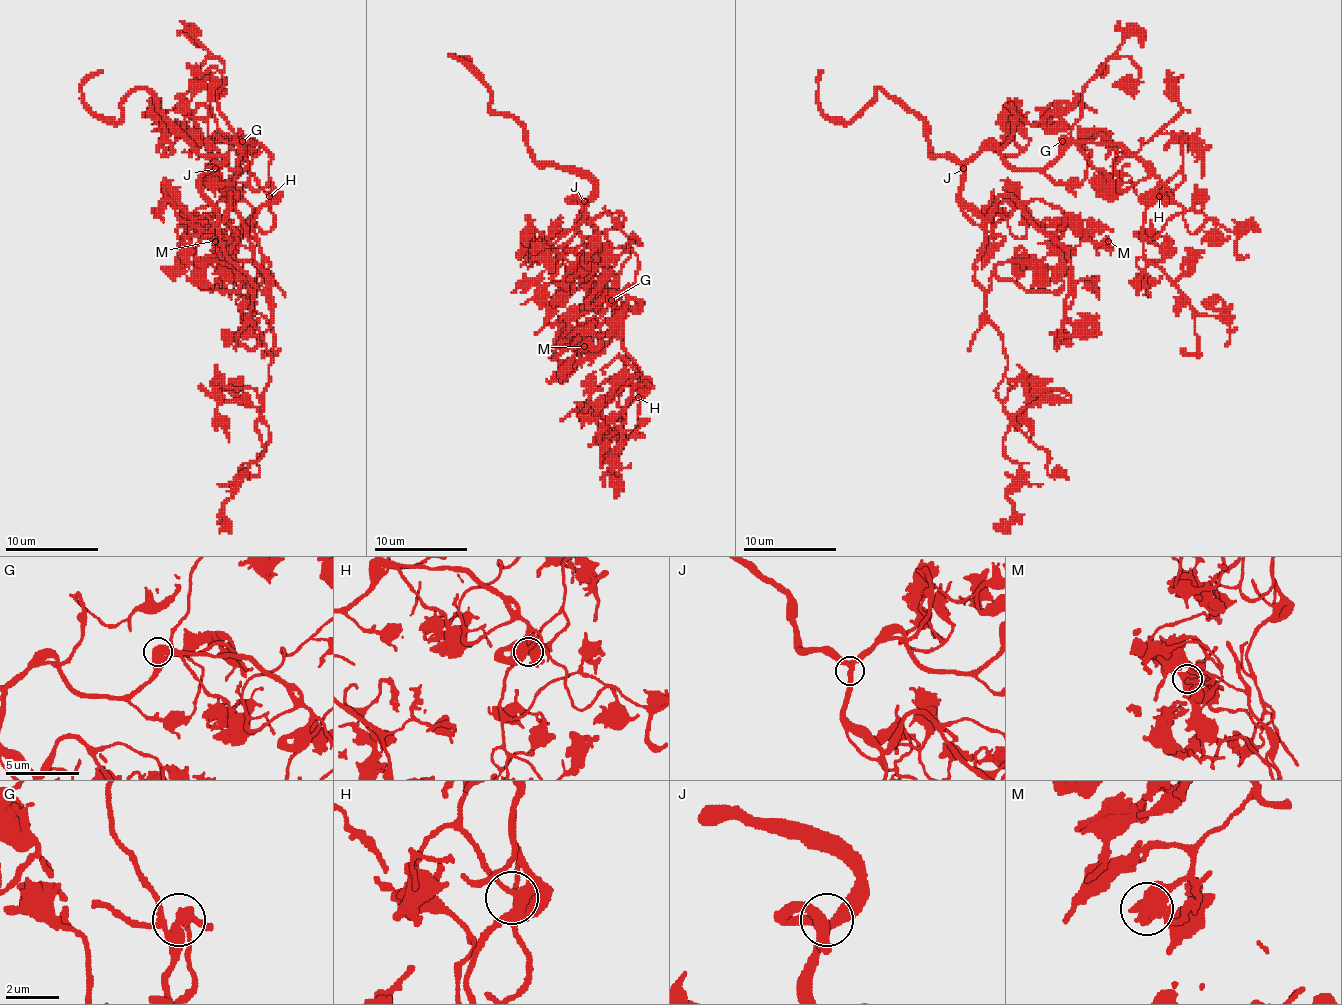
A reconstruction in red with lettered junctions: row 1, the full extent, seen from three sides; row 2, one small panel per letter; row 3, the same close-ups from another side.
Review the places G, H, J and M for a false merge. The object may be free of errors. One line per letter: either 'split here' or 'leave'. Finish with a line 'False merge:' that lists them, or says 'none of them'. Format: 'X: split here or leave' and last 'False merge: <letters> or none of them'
G: leave
H: leave
J: leave
M: leave
False merge: none of them

